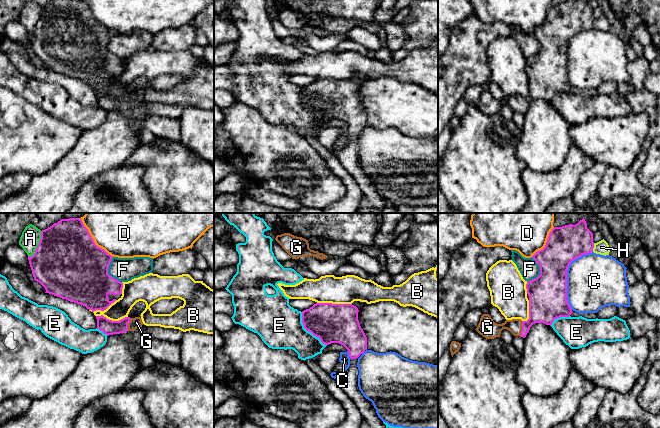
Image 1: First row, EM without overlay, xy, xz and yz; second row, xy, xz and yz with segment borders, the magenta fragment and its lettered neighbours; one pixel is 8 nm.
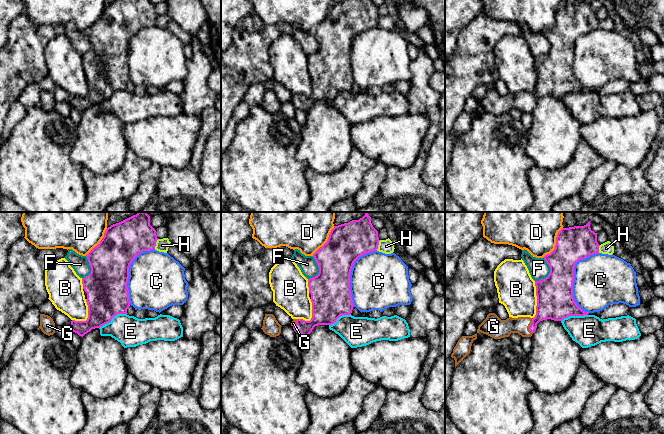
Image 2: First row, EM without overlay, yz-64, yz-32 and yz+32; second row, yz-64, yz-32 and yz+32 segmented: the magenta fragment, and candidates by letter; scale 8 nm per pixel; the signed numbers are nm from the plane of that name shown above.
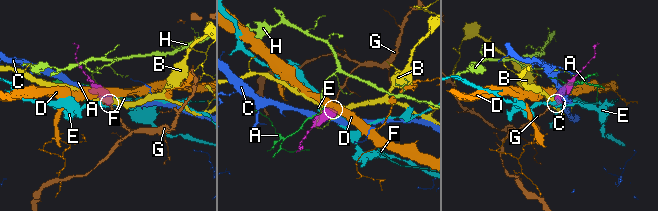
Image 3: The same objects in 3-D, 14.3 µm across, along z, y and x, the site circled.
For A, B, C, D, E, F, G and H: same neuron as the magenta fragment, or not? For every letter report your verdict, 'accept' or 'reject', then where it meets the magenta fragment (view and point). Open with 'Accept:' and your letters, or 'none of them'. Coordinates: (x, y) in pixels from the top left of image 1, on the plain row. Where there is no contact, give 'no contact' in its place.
Accept: G
A: reject; contact xy (38, 20)
B: reject; contact xz (334, 80)
C: reject; contact yz (566, 51)
D: reject; contact xy (94, 19)
E: reject; contact xz (308, 106)
F: reject; contact xy (107, 48)
G: accept; contact yz (522, 105)
H: reject; contact yz (593, 23)

